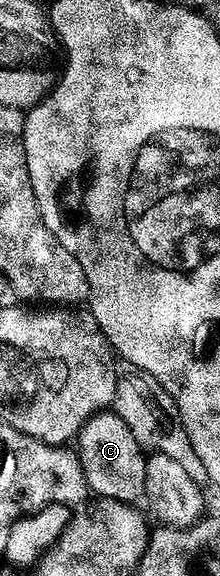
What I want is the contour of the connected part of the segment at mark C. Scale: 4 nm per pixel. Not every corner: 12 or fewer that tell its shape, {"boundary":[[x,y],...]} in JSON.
{"boundary":[[117,414],[87,419],[75,453],[98,499],[144,499],[147,454]]}

